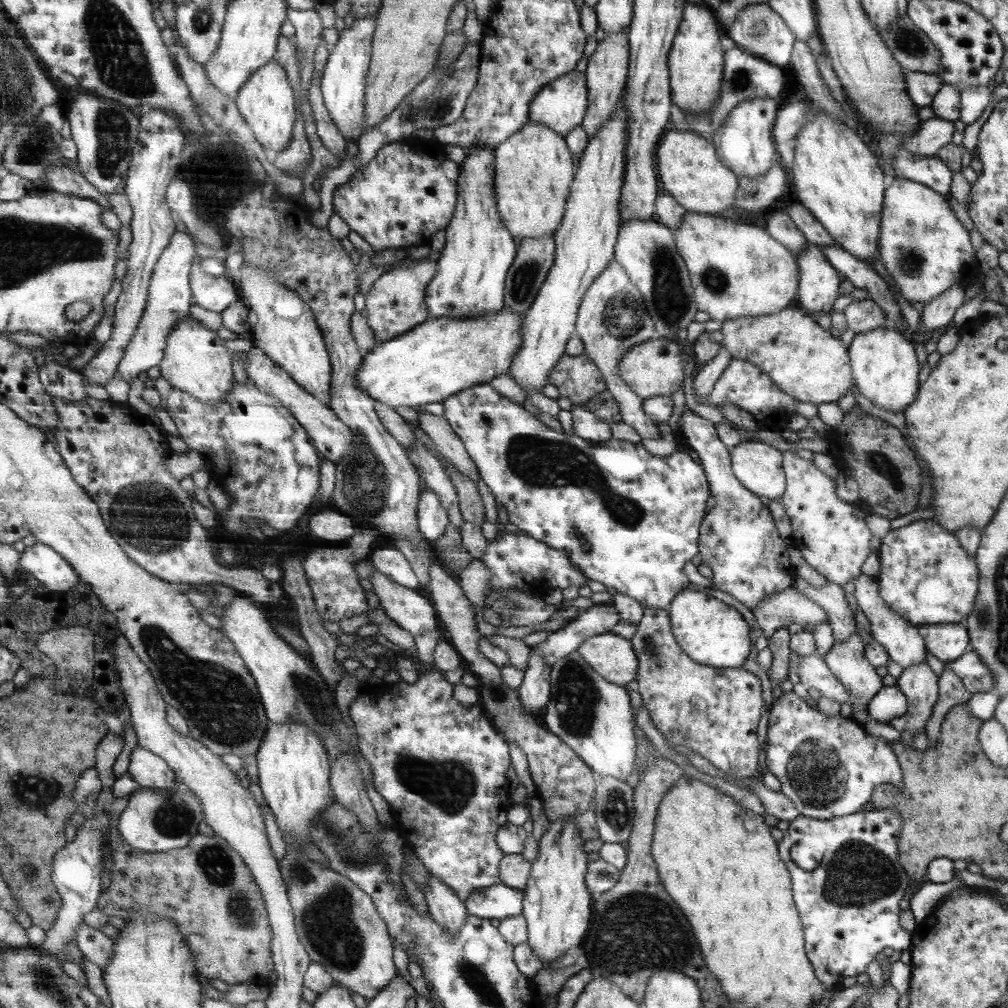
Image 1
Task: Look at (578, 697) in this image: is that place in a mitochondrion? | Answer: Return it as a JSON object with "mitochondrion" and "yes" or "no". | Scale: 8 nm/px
{"mitochondrion":"yes"}

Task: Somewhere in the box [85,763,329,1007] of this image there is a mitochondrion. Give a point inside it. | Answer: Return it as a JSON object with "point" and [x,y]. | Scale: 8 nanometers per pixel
{"point":[213,860]}

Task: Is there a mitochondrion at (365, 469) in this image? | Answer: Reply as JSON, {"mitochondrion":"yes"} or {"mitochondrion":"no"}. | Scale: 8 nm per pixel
{"mitochondrion":"yes"}

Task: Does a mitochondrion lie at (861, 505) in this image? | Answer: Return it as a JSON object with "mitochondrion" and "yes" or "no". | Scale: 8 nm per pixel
{"mitochondrion":"no"}

